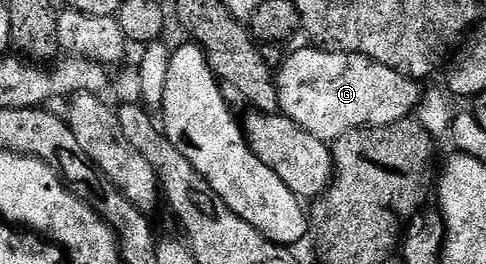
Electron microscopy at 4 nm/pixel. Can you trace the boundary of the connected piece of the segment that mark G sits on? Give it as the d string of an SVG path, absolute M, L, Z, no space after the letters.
M318 46L299 48L284 59L277 71L279 85L279 107L282 115L287 116L297 126L309 130L318 140L335 141L341 134L354 128L376 128L389 126L398 120L406 120L418 109L421 88L416 81L389 70L381 62L371 60L368 56L352 52L328 52Z

